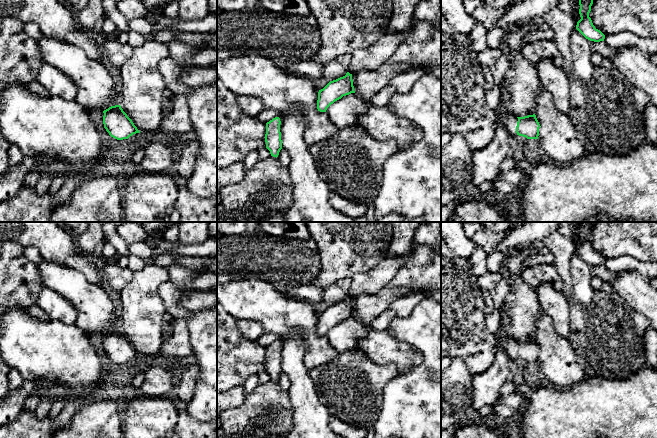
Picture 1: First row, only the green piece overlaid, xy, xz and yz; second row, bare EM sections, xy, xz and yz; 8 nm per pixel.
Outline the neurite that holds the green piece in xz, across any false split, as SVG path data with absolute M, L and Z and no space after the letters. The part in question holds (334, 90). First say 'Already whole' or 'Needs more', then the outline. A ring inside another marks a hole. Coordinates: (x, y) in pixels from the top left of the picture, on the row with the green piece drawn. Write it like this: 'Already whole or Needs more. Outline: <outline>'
Needs more. Outline: M413 19L411 26L400 33L385 34L374 45L367 49L357 49L351 54L351 63L345 76L330 81L318 92L317 109L326 112L327 108L343 96L355 93L352 74L360 69L376 69L386 62L399 45L410 35L417 21Z

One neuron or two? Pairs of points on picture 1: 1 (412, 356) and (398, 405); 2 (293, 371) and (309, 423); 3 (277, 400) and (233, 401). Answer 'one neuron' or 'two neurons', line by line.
1: two neurons
2: one neuron
3: two neurons

